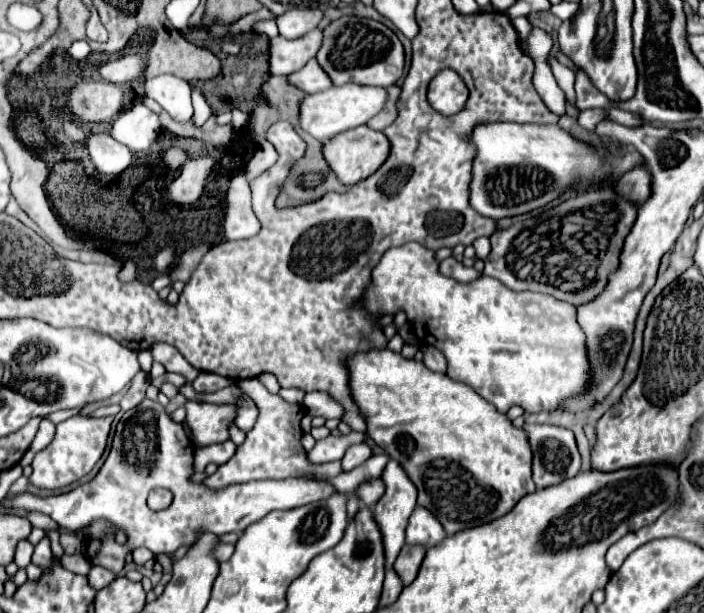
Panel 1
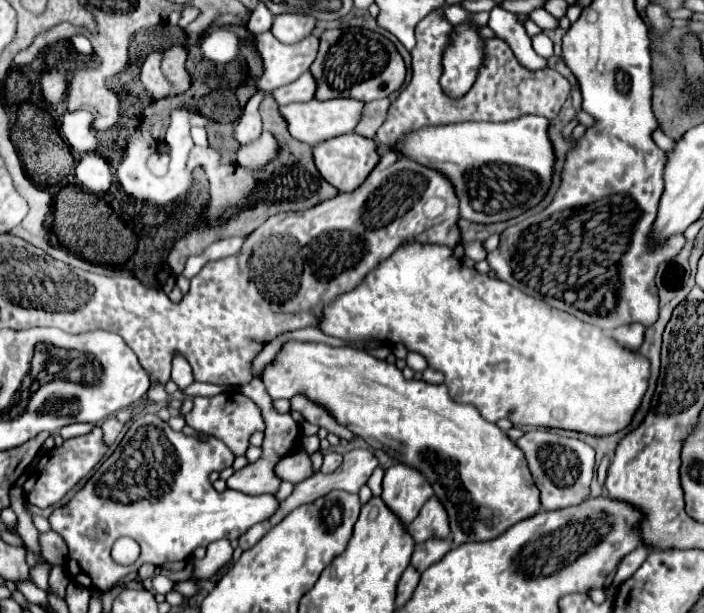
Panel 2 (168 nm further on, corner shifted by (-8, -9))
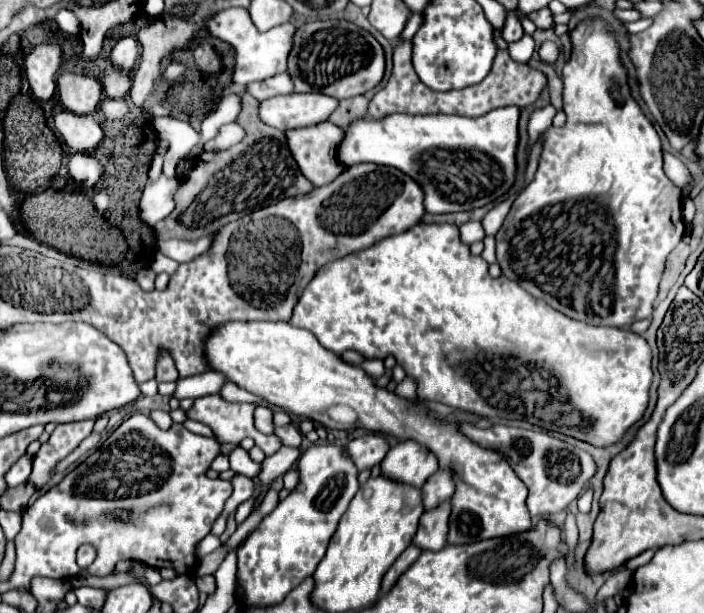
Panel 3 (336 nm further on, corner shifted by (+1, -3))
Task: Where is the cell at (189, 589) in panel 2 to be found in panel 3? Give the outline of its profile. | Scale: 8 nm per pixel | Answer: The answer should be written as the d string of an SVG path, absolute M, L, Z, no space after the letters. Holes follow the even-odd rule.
M203 575L203 577L197 577L197 589L205 595L211 595L215 591L215 577L213 575Z

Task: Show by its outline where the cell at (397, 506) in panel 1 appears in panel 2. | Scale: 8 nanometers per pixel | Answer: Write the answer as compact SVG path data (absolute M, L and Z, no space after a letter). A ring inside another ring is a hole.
M392 465L382 481L382 501L404 523L416 519L420 507L432 497L430 483L412 467Z

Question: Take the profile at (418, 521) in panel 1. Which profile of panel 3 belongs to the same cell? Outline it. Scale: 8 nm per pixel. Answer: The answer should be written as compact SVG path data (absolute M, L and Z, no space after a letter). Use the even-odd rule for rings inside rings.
M437 469L425 485L423 485L423 499L425 499L425 509L433 509L435 505L441 505L447 497L455 493L455 483L451 477L451 469Z

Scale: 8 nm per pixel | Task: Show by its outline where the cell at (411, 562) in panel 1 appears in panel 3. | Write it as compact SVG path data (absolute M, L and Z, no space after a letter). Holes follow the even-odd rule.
M451 499L443 501L431 511L425 511L419 521L419 531L413 537L413 545L419 545L421 549L429 551L439 551L447 539L449 515L451 515Z

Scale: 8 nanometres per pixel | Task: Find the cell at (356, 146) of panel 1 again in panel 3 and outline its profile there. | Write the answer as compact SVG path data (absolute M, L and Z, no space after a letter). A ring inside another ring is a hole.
M323 121L303 129L291 129L285 133L287 147L299 165L299 171L315 185L327 185L345 167L337 165L335 147L343 141L343 129Z

